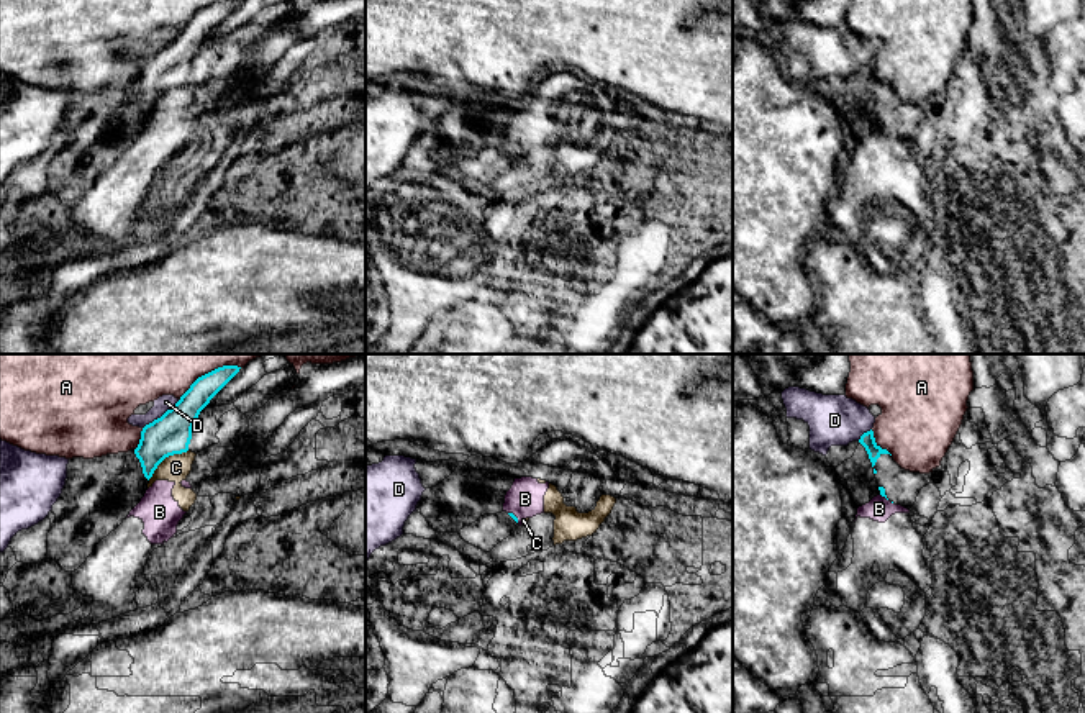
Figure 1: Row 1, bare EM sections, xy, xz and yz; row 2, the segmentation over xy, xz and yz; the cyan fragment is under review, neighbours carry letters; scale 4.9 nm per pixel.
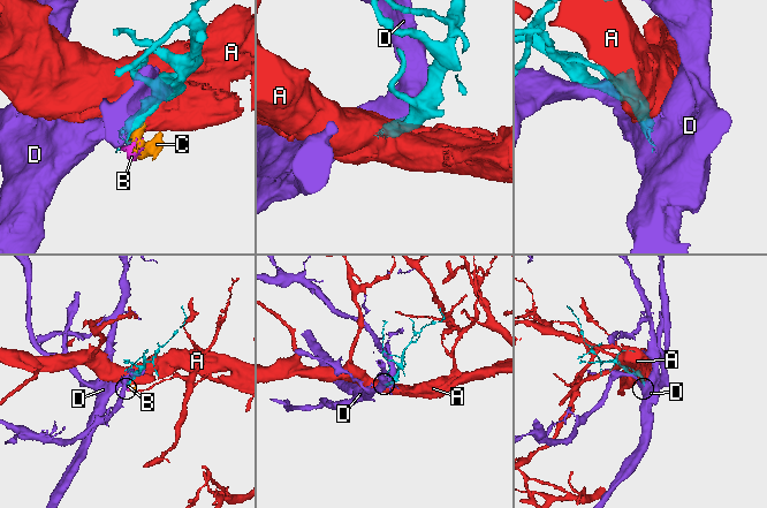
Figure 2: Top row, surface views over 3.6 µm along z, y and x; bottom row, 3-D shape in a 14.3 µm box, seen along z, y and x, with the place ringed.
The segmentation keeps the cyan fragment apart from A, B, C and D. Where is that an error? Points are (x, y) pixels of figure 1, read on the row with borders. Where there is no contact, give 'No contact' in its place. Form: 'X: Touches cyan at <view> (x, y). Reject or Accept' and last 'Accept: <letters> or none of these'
A: Touches cyan at yz (879, 446). Reject
B: Touches cyan at xz (515, 517). Reject
C: Touches cyan at xy (166, 456). Reject
D: Touches cyan at xy (163, 415). Reject
Accept: none of these

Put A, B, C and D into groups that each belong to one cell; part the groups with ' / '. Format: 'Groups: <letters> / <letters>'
Groups: A / B C / D

